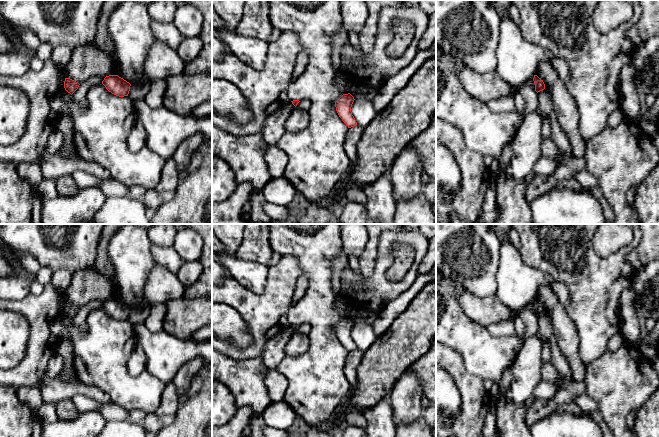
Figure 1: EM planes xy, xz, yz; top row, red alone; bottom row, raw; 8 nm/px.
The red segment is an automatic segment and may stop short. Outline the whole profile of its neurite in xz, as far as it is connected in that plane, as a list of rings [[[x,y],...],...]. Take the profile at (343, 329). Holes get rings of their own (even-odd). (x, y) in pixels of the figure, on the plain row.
[[[348,317],[343,318],[335,326],[336,335],[339,341],[342,343],[342,345],[348,350],[348,352],[357,349],[357,346],[351,336],[351,331],[354,324],[355,324],[354,321],[350,317]]]

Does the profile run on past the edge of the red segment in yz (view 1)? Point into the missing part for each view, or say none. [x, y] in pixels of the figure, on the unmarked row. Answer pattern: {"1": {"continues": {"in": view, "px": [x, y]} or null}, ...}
{"1": {"continues": null}}

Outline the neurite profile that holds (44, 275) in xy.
[[[41,266],[37,274],[35,274],[36,281],[42,285],[47,285],[51,283],[51,278],[53,271],[47,266]]]

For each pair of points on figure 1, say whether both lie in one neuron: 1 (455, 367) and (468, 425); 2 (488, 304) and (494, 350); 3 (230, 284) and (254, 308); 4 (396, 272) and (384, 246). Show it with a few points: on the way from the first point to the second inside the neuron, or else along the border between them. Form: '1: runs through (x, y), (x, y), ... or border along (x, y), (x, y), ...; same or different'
1: runs through (465, 381), (469, 386), (469, 411); same
2: border along (466, 314), (486, 328); different
3: runs through (237, 291), (246, 297), (247, 301); same
4: border along (406, 243), (391, 246), (389, 281); different

